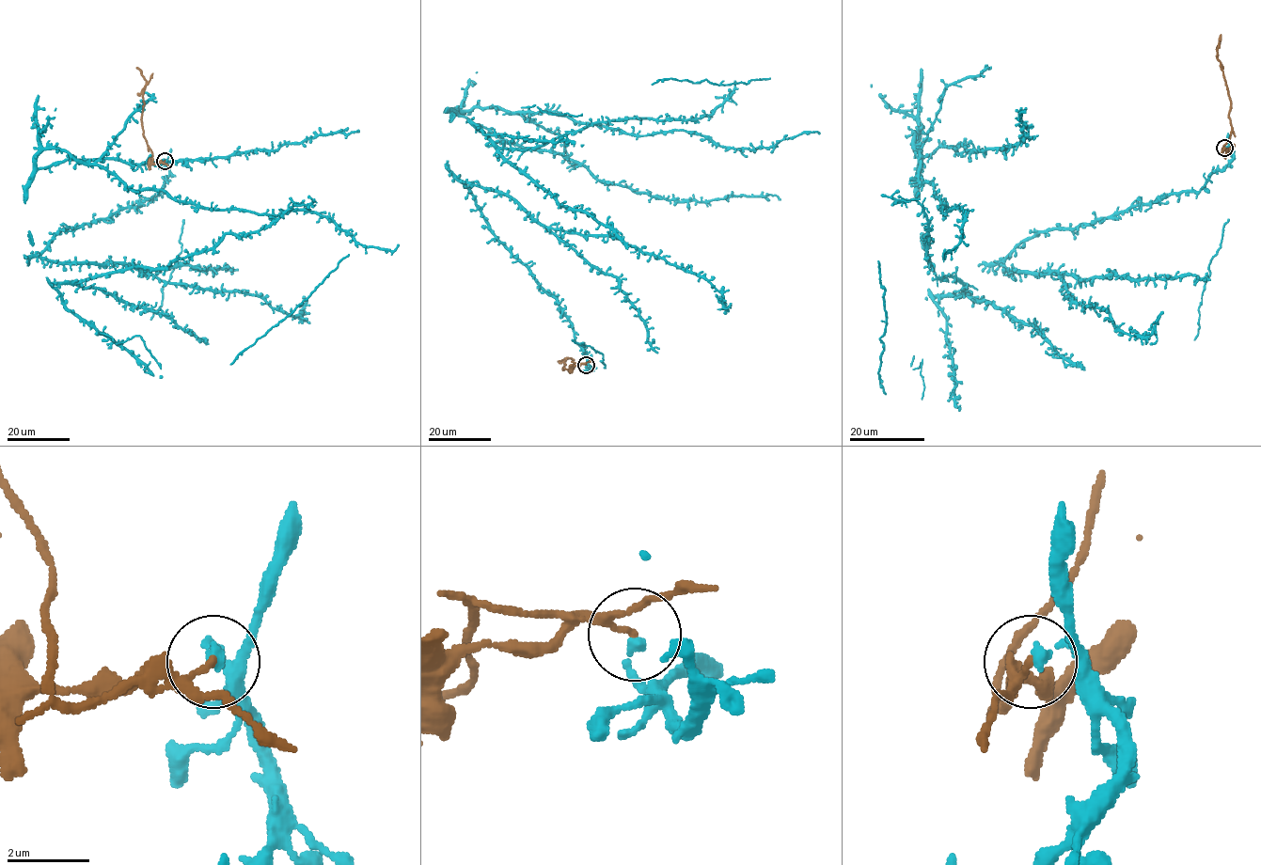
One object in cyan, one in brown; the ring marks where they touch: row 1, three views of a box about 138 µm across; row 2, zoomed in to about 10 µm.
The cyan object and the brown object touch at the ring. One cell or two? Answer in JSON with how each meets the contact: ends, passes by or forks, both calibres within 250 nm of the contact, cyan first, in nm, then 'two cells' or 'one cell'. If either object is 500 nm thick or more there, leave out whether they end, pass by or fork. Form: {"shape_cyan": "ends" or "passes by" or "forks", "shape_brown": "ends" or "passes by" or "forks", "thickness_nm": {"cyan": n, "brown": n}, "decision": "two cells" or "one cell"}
{"shape_cyan": "ends", "shape_brown": "passes by", "thickness_nm": {"cyan": 240, "brown": 110}, "decision": "two cells"}

